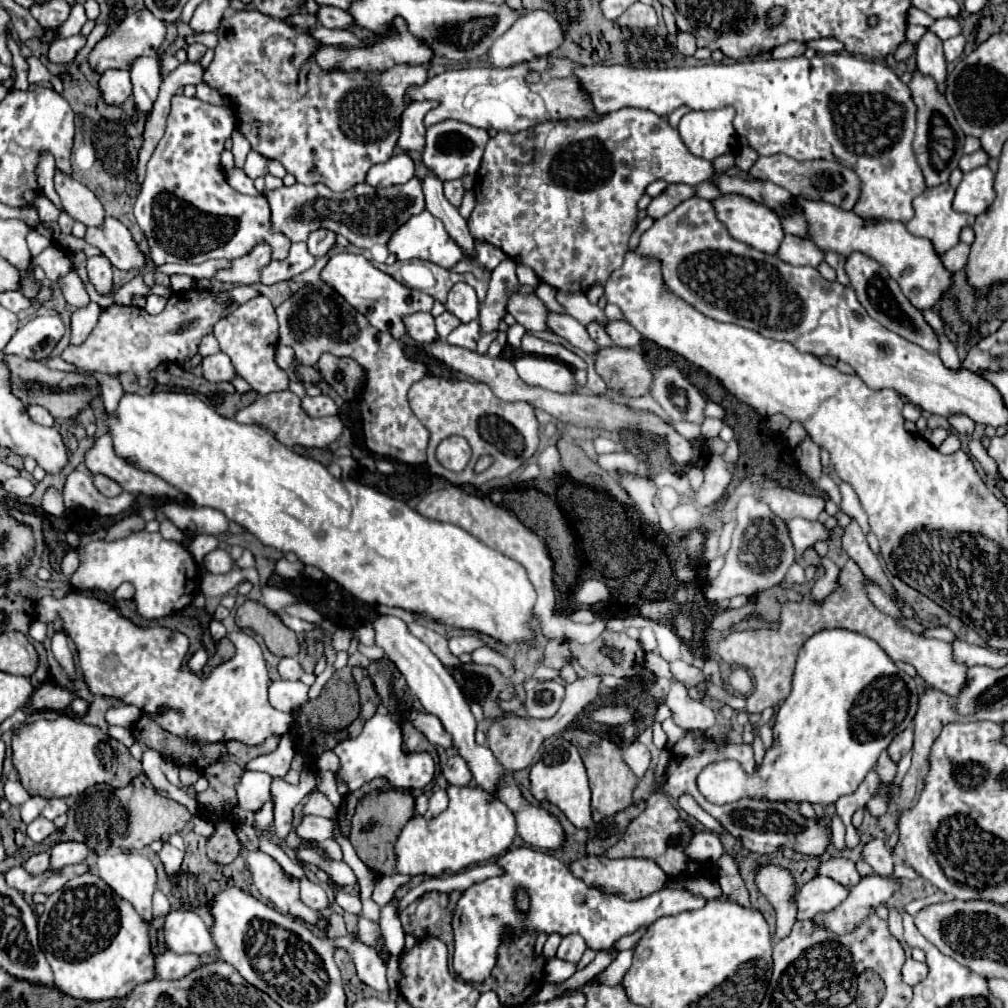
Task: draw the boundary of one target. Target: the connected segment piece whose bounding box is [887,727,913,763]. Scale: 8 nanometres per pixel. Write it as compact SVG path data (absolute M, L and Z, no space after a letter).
M907 727L903 733L899 733L893 741L891 741L891 745L889 745L889 757L891 757L891 761L893 763L897 763L907 751L911 751L913 749L913 727Z

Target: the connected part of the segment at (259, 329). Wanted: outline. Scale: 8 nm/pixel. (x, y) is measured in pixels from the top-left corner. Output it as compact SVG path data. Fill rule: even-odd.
M257 295L243 305L227 311L215 325L213 335L217 337L221 351L231 357L231 363L239 377L243 377L259 395L267 395L271 391L285 391L289 377L283 369L277 367L273 353L277 347L277 315L271 301L265 295Z

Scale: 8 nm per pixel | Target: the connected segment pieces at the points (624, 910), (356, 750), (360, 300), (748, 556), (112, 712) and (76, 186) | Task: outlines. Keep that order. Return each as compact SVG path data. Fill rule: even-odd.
M511 847L501 857L497 857L497 865L503 869L503 875L475 883L463 891L453 913L453 969L461 979L471 983L485 981L489 977L489 971L495 967L497 949L503 943L503 937L523 937L523 933L559 933L565 937L569 933L579 933L589 949L601 951L609 949L615 941L619 941L619 937L647 929L659 917L701 909L707 903L703 897L667 887L643 899L625 901L619 895L609 895L595 887L587 887L583 881L573 877L563 861L531 847ZM521 889L529 895L531 901L527 913L519 913L515 907L515 895ZM577 895L583 895L585 901L579 903Z
M375 713L365 721L365 727L357 739L341 741L333 751L341 759L339 777L349 783L349 789L355 791L365 783L387 777L391 785L401 789L423 789L434 778L435 763L427 752L405 754L401 751L401 727L387 713Z
M355 253L333 255L325 265L325 269L321 271L321 279L327 285L331 285L339 295L343 295L359 313L363 313L375 329L387 331L395 339L401 339L403 335L407 335L407 329L403 329L403 317L407 317L407 313L431 311L435 303L431 295L401 285L391 275L373 267L363 255L355 255Z
M747 495L737 505L737 525L733 529L733 543L729 553L725 555L725 565L721 573L709 583L705 597L709 601L731 599L735 595L755 595L763 589L771 589L779 585L795 563L795 547L791 545L791 537L787 533L787 523L781 517L775 517L763 501L753 495Z
M119 705L107 711L107 721L119 727L131 727L141 717L141 709L135 705Z
M61 171L55 173L55 189L61 197L63 211L75 215L75 221L81 221L83 225L91 227L103 225L105 209L93 191L89 191L85 185Z

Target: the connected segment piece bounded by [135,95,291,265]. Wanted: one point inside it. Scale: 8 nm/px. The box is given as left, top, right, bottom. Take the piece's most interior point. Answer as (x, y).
(187, 211)

